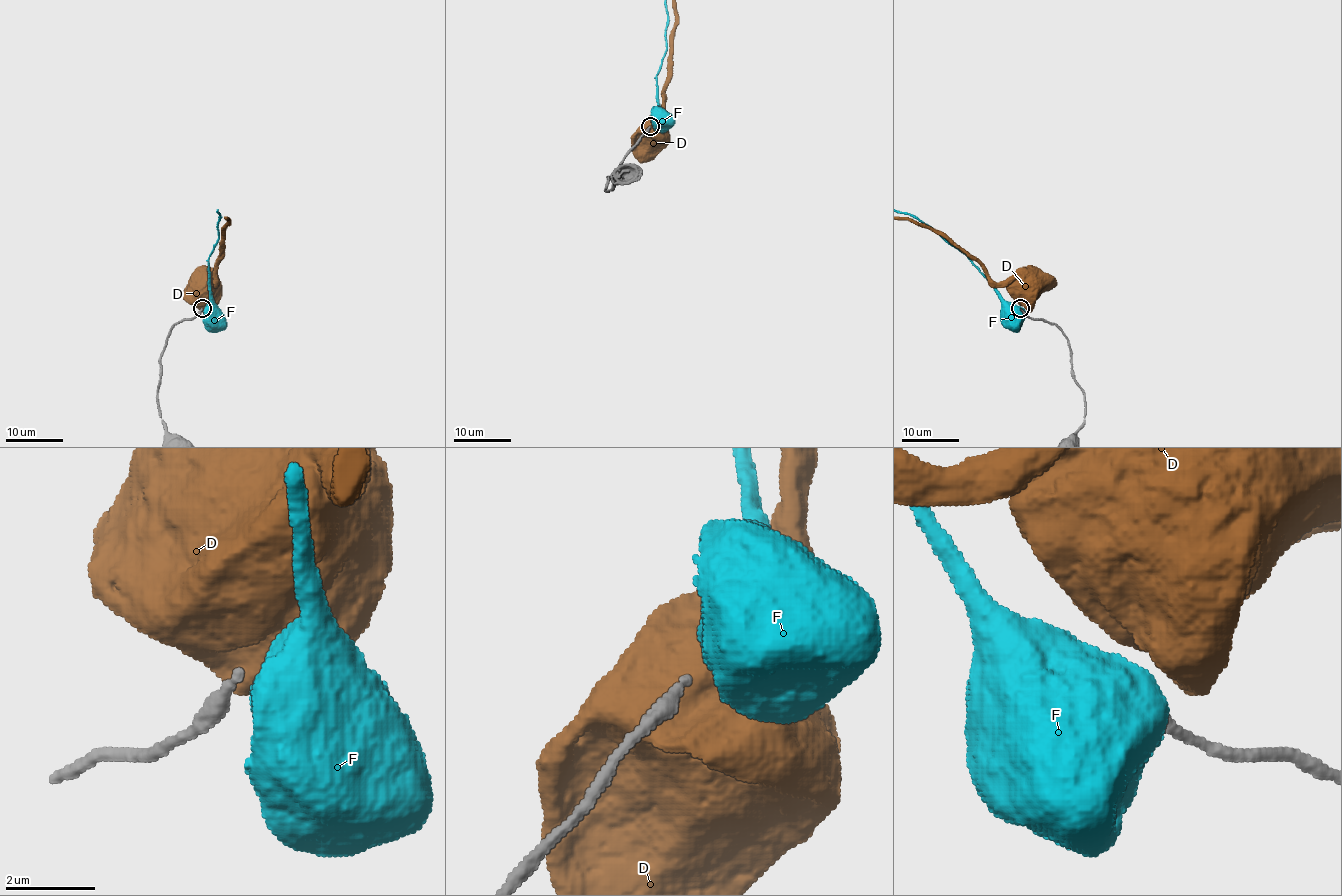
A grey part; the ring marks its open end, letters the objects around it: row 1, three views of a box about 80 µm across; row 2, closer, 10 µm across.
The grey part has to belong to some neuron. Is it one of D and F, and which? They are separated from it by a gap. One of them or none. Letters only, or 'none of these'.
none of these

